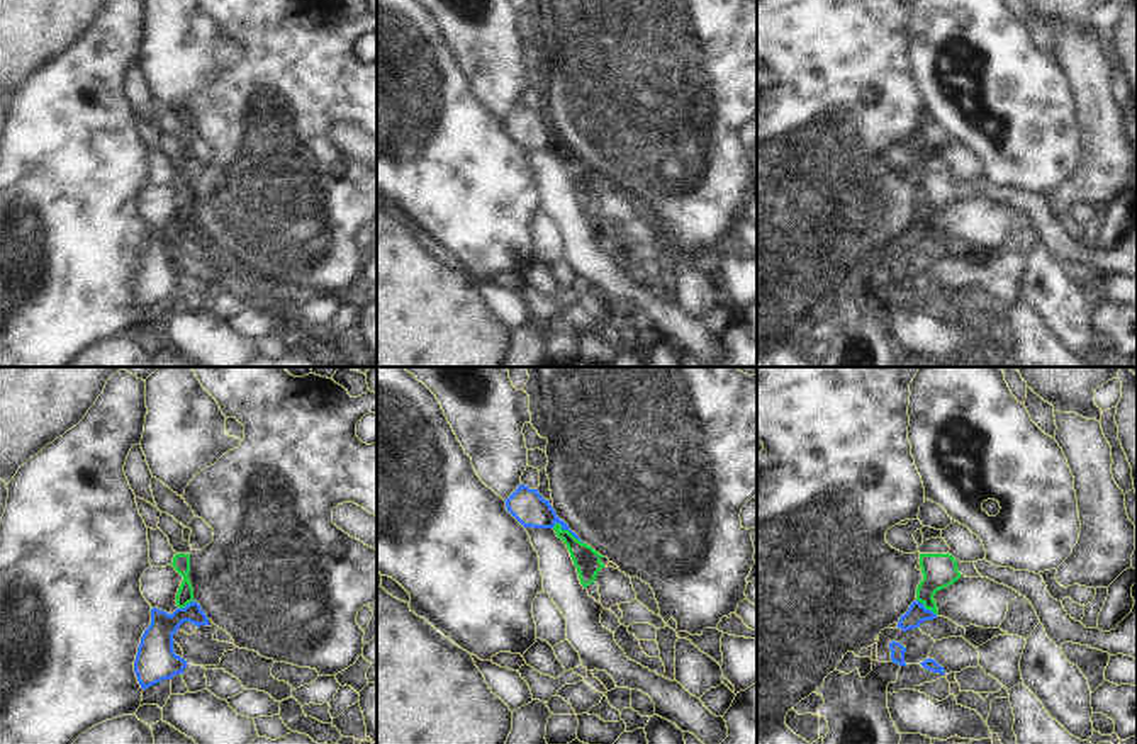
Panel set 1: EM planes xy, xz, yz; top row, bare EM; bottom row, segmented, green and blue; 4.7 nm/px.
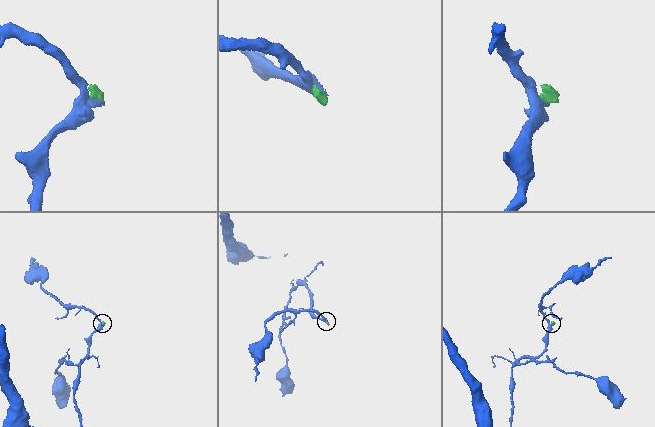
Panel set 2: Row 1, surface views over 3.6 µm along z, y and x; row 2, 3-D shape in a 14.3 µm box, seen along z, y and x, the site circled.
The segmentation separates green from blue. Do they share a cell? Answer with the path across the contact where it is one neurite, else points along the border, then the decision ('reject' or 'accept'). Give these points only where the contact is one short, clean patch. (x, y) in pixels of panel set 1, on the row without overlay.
along xz (554, 143), (567, 148), (582, 163) | reject

